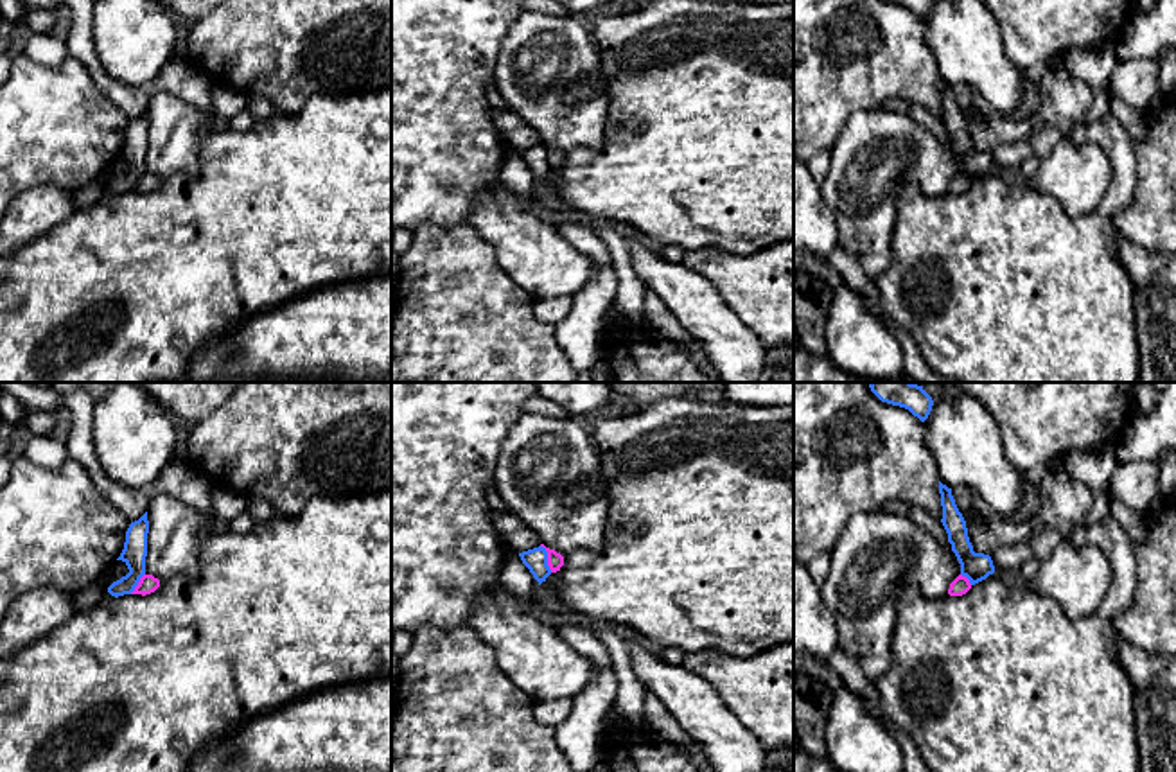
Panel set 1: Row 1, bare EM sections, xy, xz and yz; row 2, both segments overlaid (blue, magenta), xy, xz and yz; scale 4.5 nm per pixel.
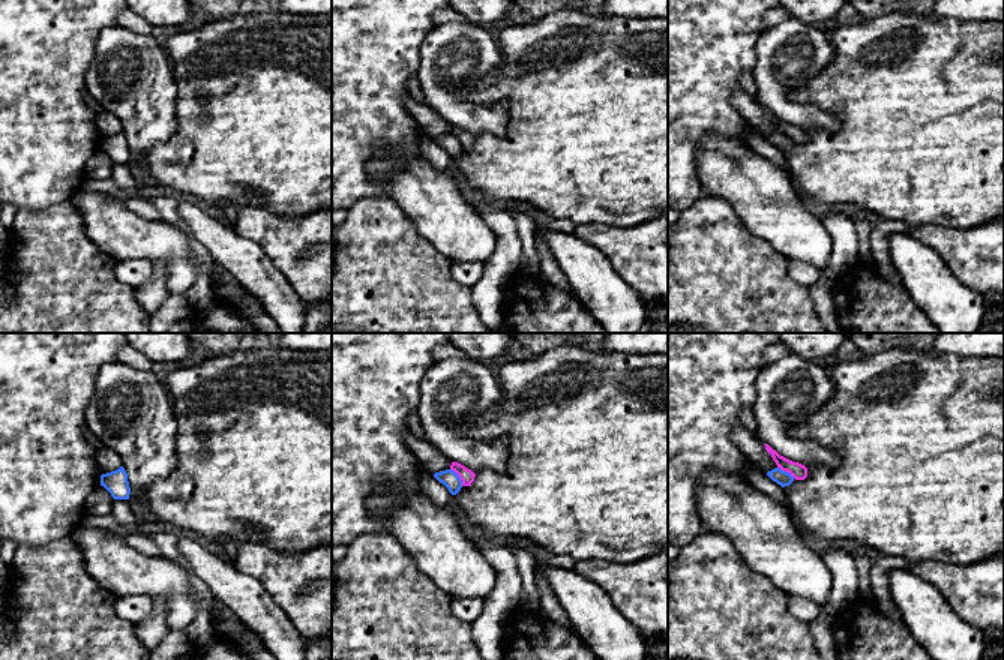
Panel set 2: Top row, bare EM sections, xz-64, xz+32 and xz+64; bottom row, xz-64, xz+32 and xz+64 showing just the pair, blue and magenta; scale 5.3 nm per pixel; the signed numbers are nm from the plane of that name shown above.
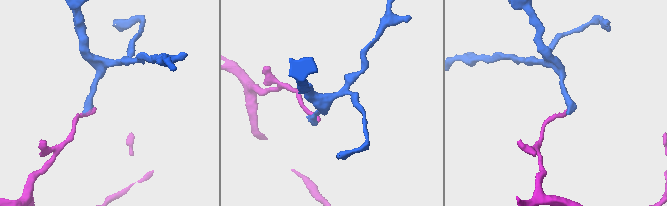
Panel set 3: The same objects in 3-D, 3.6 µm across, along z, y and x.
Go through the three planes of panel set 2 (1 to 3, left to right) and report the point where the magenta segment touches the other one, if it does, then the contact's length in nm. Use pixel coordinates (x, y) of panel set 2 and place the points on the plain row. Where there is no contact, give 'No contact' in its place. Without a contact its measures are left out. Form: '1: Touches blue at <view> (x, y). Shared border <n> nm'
1: No contact
2: Touches blue at xz+32 (458, 141). Shared border 120 nm
3: Touches blue at xz+64 (785, 135). Shared border 110 nm

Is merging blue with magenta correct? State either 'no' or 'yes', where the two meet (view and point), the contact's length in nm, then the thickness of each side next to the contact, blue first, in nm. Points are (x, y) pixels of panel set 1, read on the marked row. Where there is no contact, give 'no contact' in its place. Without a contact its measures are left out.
no; contact xz (546, 559); length 140 nm; calibres 100 and 80 nm

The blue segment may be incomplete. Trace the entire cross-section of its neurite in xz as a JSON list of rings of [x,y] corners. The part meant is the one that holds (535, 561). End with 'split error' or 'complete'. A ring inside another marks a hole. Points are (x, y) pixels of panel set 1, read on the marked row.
[[[539,546],[528,551],[519,553],[522,564],[530,569],[533,578],[539,582],[546,582],[546,578],[551,575],[551,569],[548,566],[548,551],[546,548]]]; complete

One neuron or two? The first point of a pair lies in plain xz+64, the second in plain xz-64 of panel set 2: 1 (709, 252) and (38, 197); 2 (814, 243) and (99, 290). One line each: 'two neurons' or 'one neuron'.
1: two neurons
2: two neurons

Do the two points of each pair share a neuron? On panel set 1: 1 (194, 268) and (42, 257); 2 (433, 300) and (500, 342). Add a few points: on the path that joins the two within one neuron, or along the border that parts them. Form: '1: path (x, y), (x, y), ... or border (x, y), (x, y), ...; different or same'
1: path (157, 268), (79, 268); same
2: path (449, 316), (474, 342), (483, 342); same

